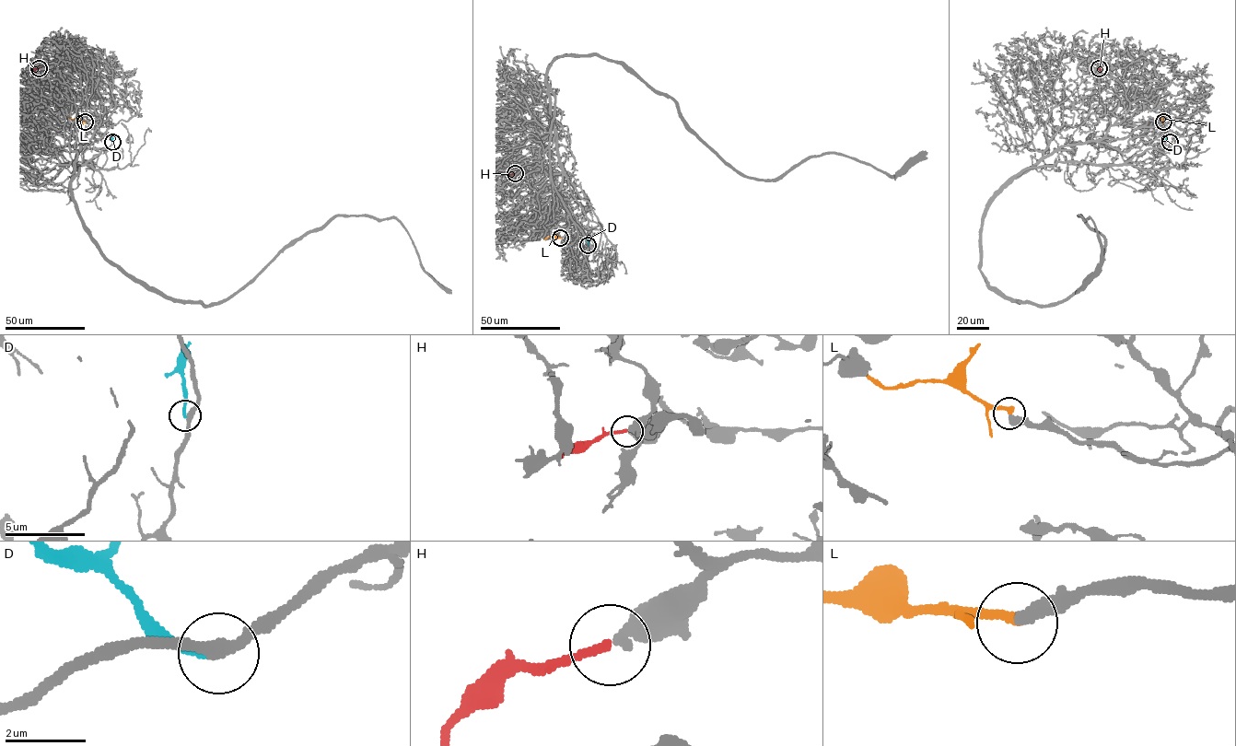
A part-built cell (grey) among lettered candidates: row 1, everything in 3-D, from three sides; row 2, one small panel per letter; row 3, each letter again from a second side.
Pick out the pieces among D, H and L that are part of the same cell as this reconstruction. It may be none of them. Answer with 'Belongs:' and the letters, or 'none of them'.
Belongs: H

